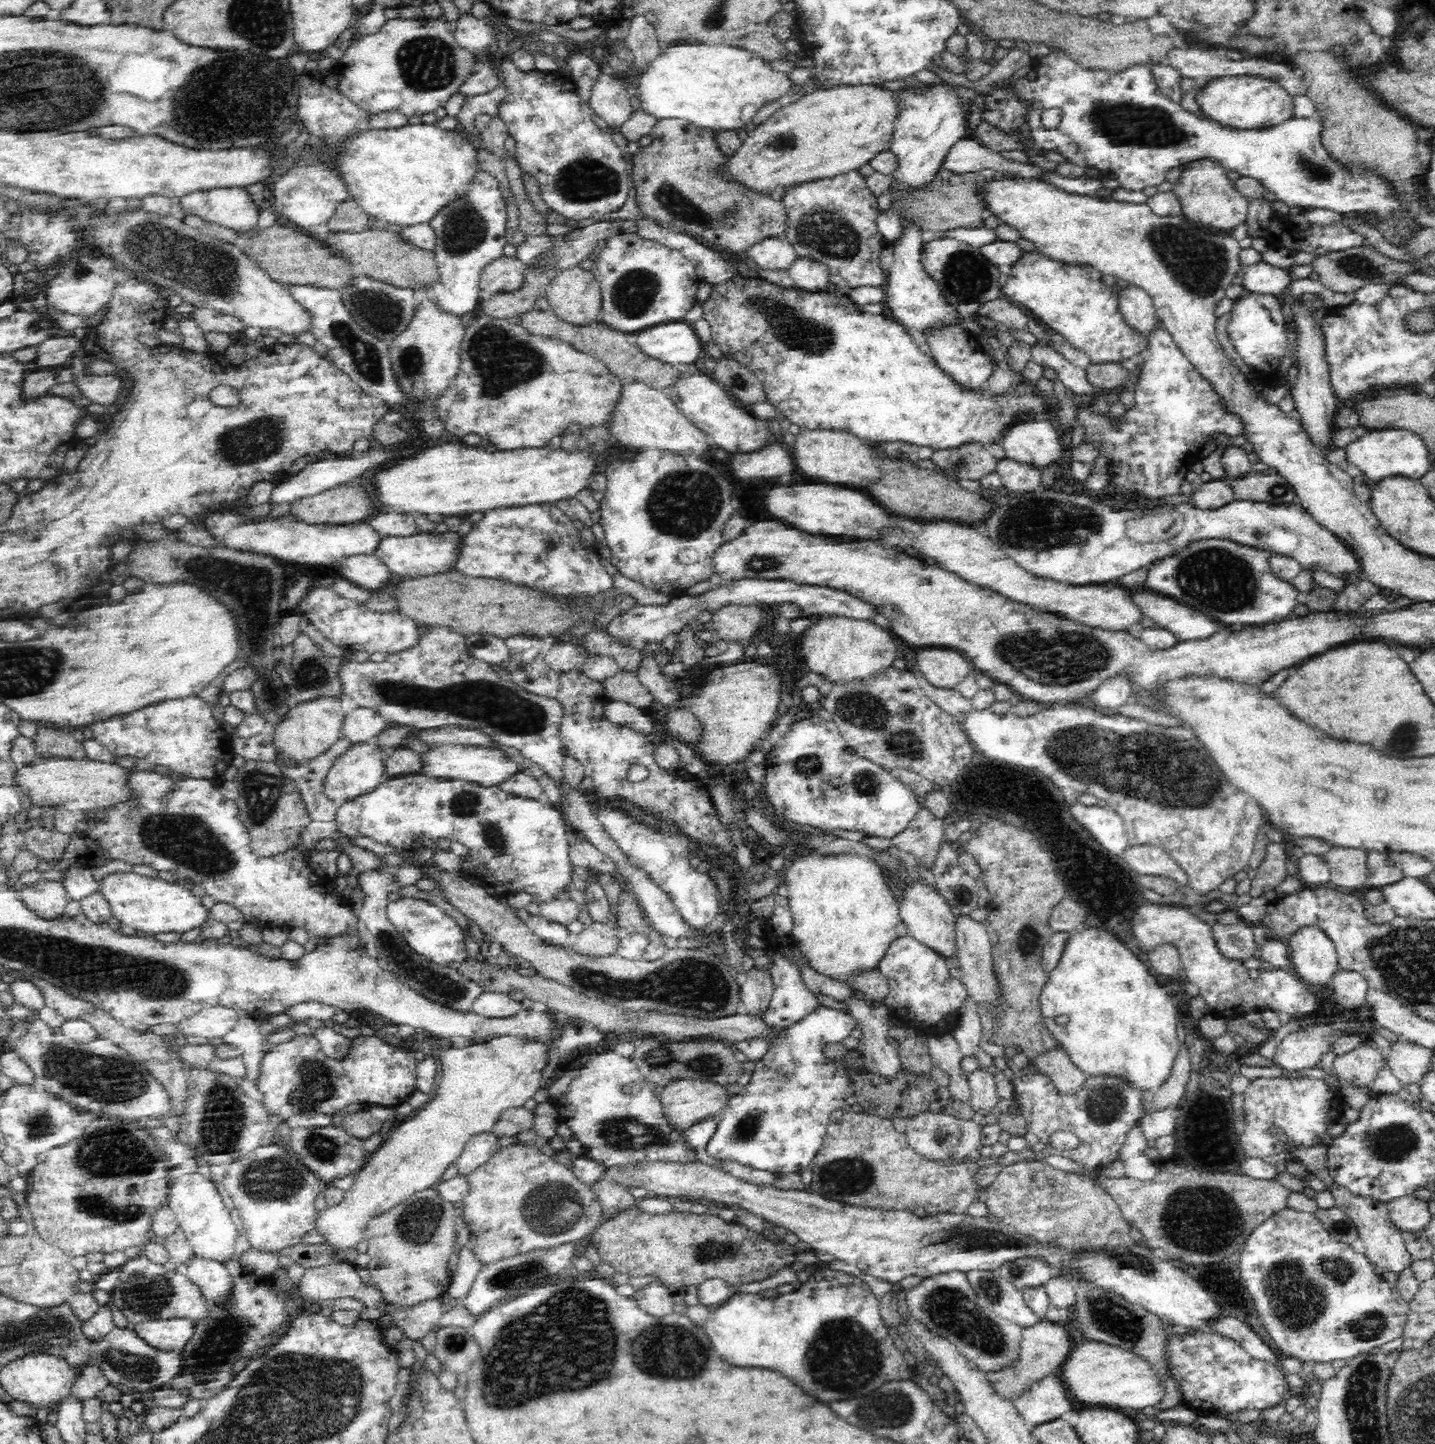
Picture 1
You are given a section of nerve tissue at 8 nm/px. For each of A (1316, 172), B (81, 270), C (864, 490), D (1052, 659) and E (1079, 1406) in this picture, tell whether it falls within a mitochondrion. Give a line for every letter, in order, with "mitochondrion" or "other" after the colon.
A: mitochondrion
B: mitochondrion
C: other
D: mitochondrion
E: other

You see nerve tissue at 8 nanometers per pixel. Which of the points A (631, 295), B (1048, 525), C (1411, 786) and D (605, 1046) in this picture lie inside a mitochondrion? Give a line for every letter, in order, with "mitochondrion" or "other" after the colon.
A: mitochondrion
B: mitochondrion
C: other
D: other

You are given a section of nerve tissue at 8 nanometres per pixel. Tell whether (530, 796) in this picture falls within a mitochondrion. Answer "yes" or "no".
no

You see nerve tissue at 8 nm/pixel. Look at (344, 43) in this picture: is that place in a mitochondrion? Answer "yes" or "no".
no

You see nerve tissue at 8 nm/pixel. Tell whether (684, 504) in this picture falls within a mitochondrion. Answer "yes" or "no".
yes

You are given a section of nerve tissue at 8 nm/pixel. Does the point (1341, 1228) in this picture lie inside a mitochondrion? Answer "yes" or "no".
yes

